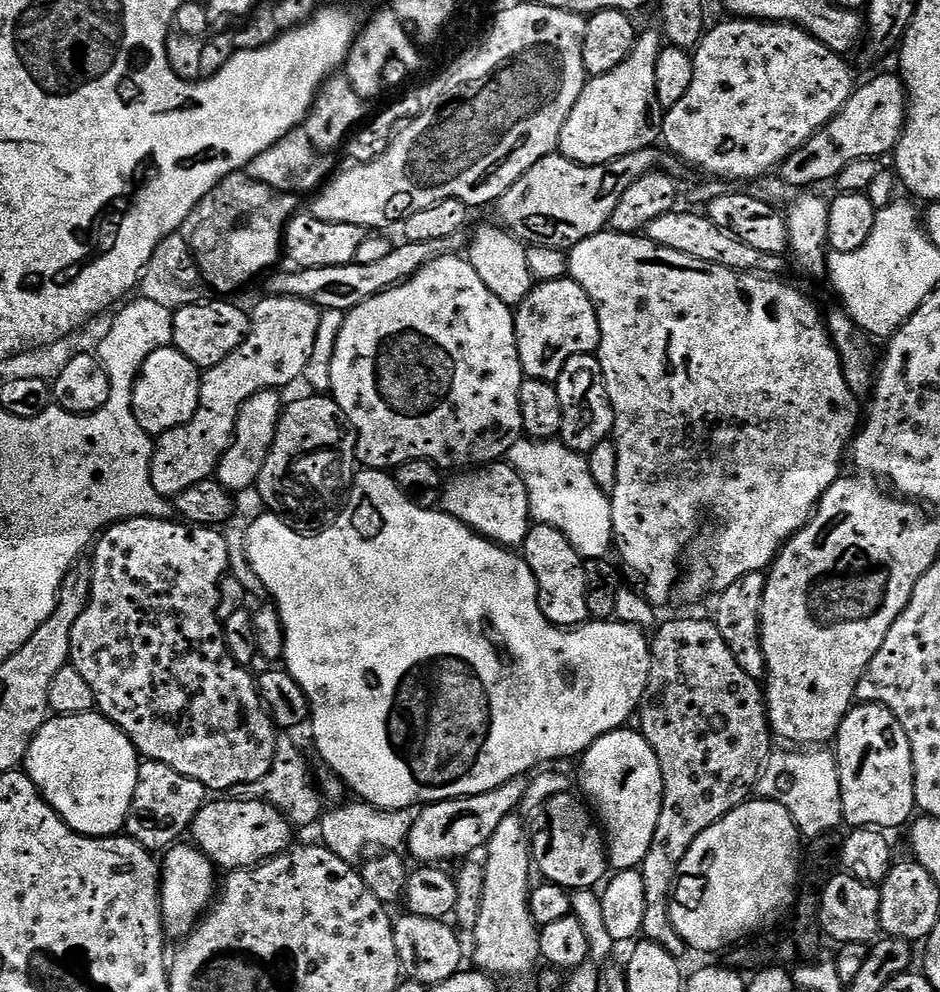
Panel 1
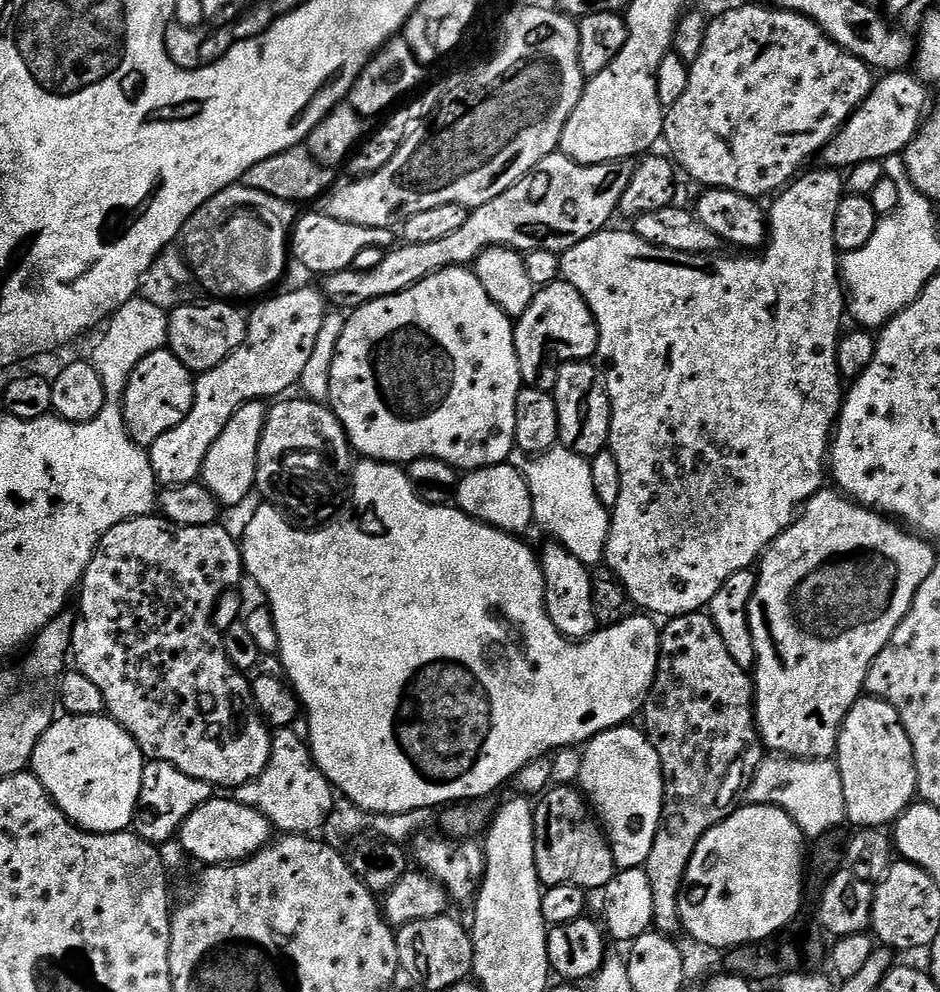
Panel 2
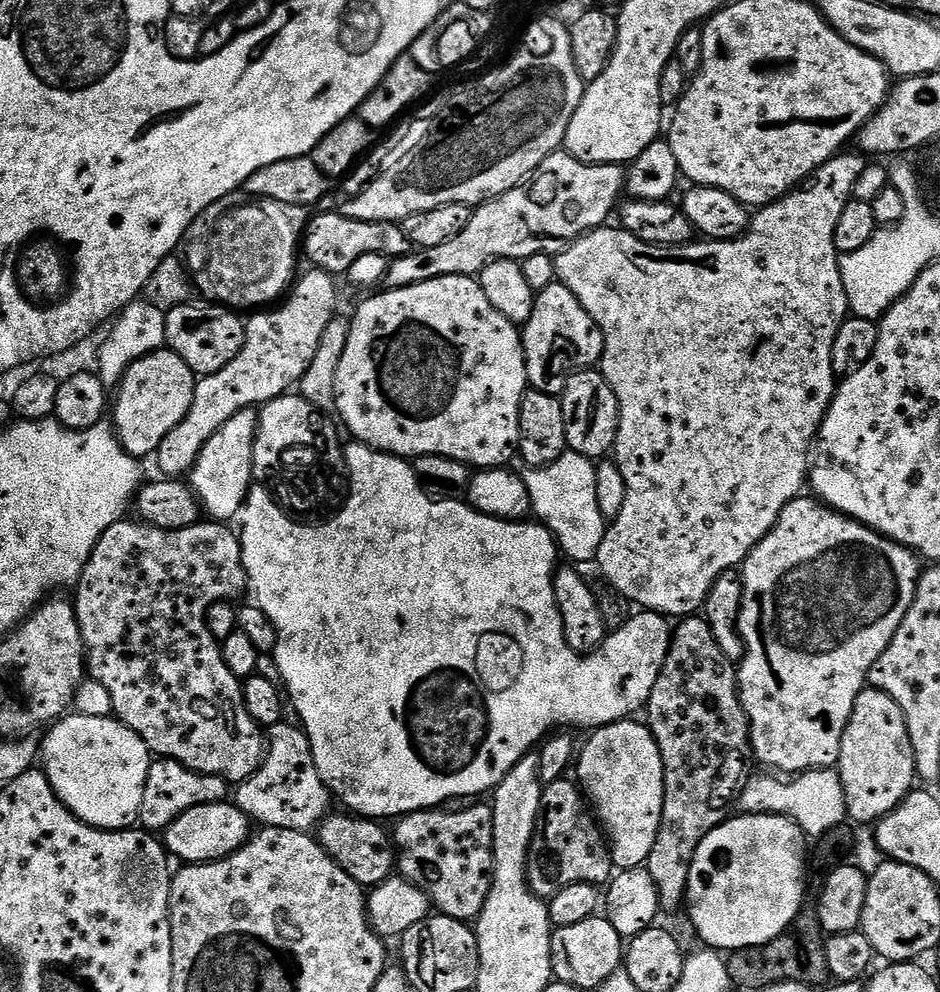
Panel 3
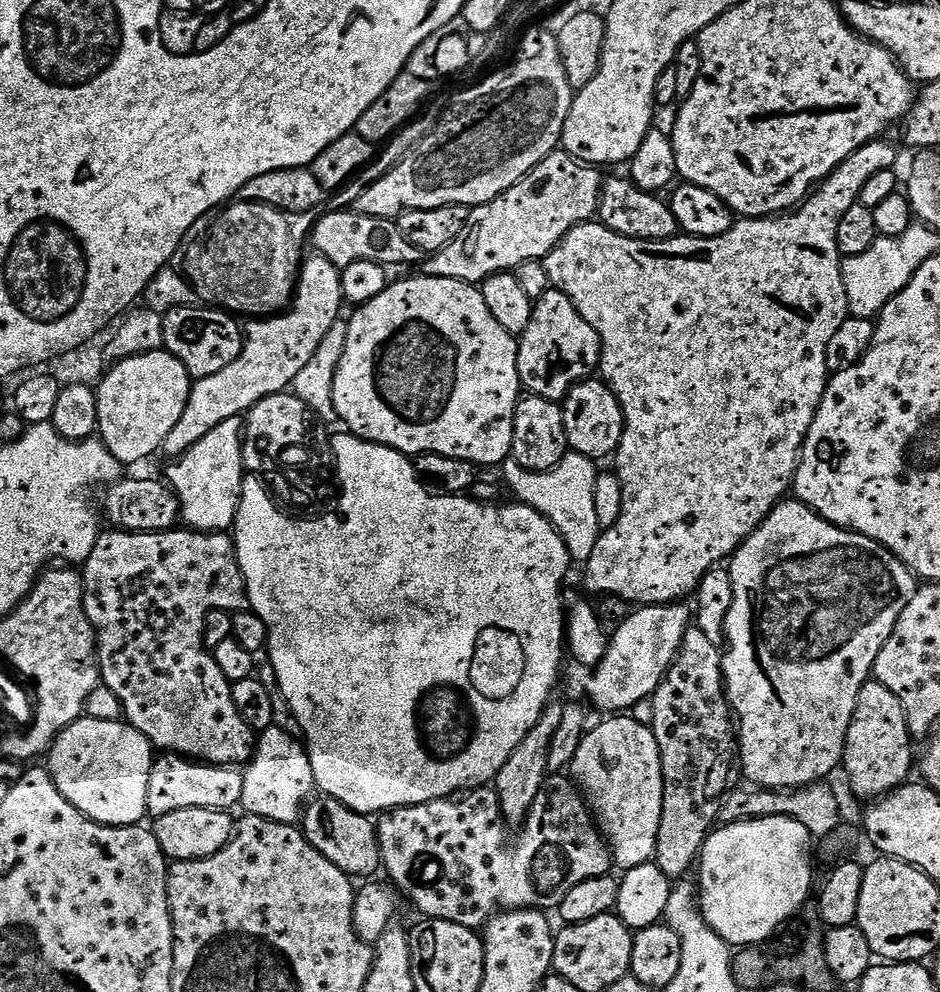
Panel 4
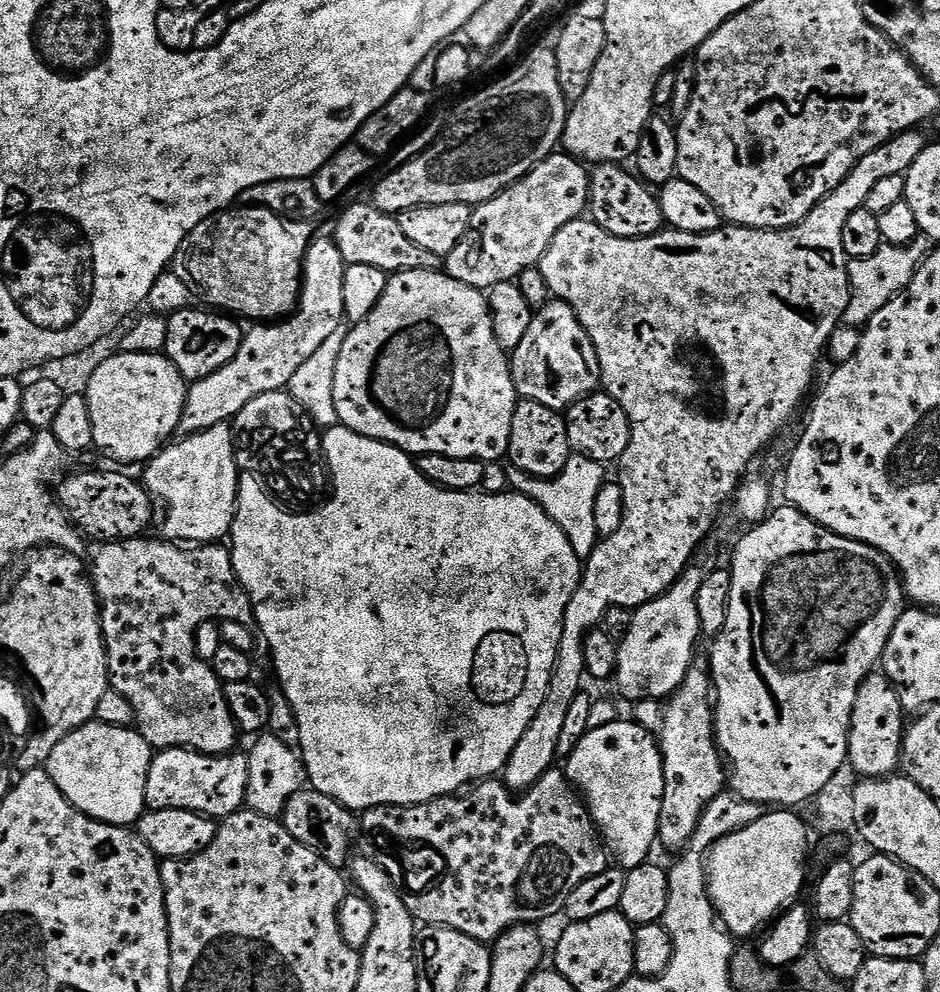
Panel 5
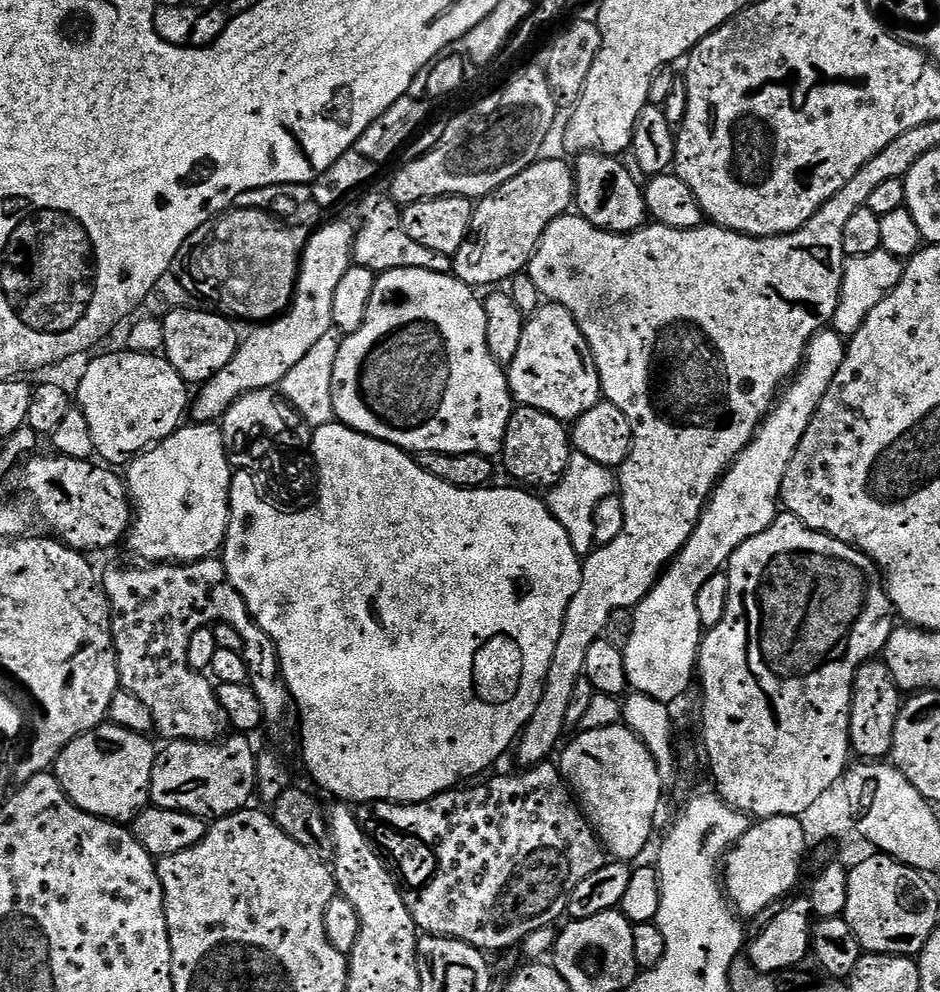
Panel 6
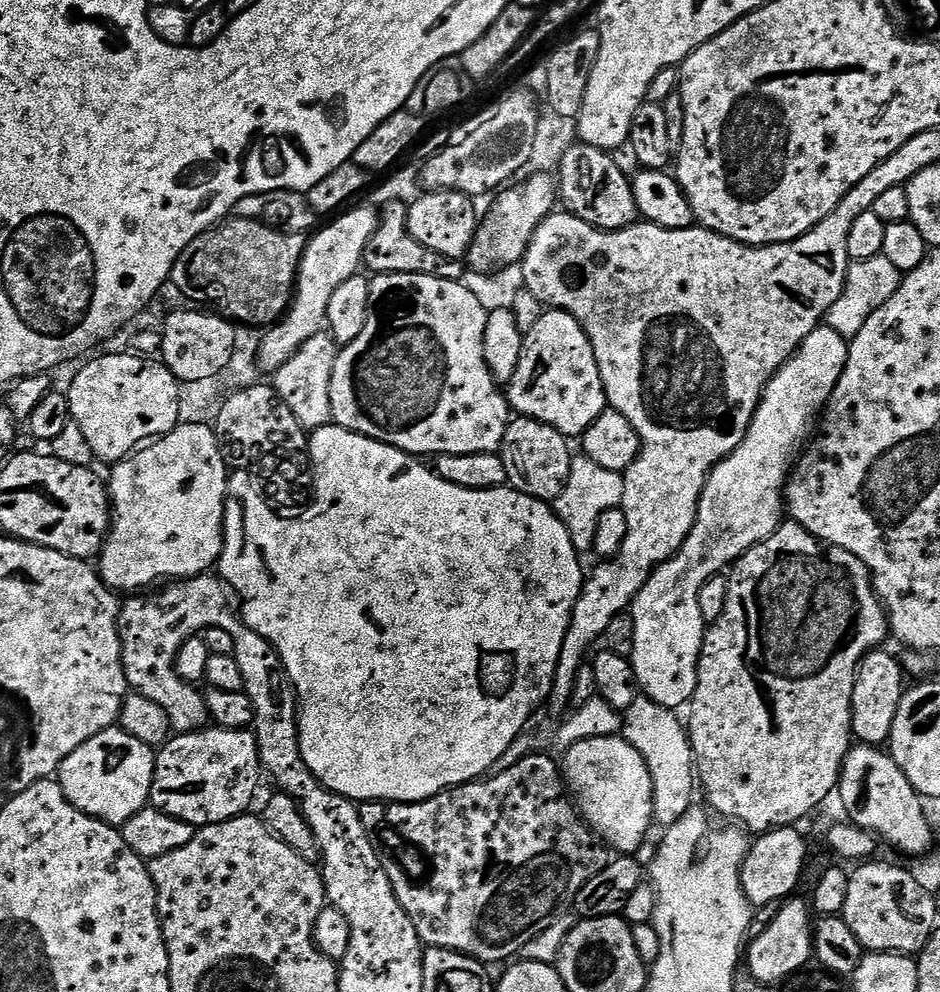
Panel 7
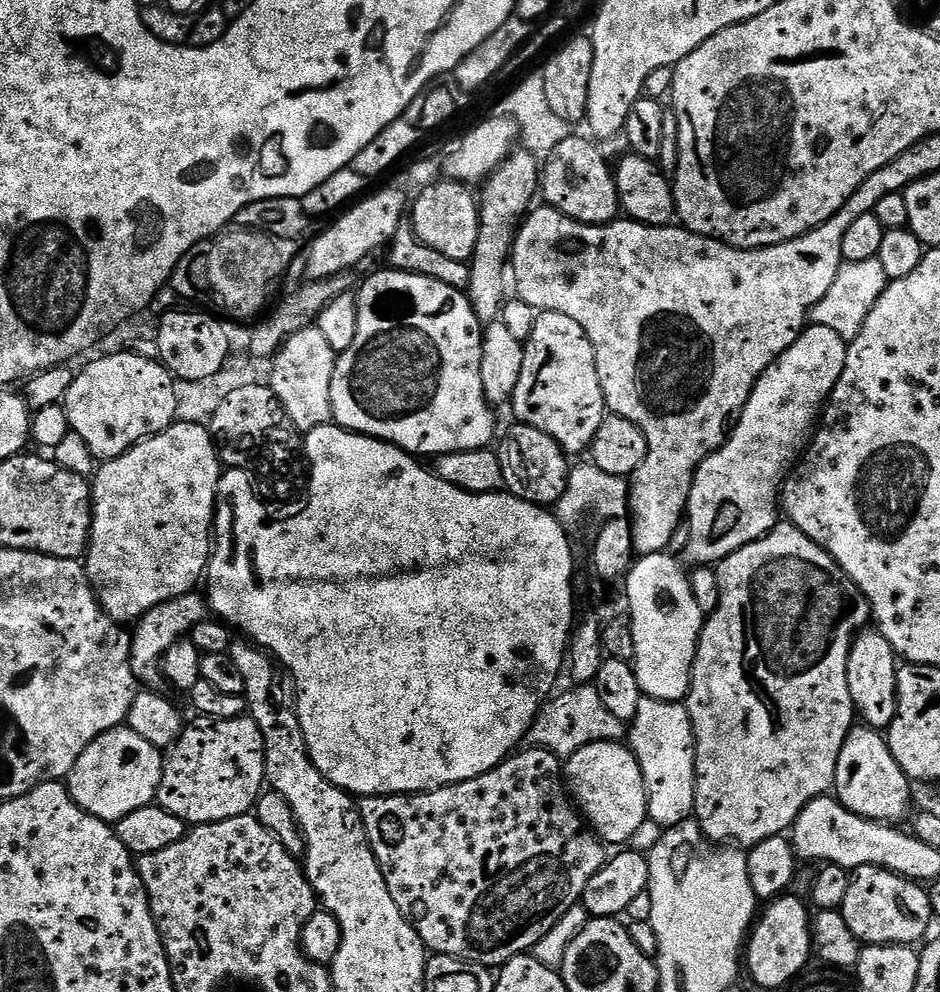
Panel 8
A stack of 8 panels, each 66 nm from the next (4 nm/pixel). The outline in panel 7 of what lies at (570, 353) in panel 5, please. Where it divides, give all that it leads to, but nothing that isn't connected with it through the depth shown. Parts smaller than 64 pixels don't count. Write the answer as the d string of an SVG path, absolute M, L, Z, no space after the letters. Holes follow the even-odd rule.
M546 310L542 318L538 318L534 330L524 333L522 358L518 358L518 370L514 370L514 378L506 385L506 395L511 411L516 416L546 422L546 426L554 426L554 430L569 438L583 437L585 430L609 407L608 396L598 374L598 362L594 358L592 343L571 314Z

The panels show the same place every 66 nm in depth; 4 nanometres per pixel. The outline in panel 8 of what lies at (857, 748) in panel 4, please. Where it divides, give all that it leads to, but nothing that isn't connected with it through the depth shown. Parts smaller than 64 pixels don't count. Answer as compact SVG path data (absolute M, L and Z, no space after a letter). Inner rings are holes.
M861 630L852 642L848 663L850 698L856 708L856 716L864 719L861 721L867 727L887 730L898 710L898 657L880 631L868 631Z

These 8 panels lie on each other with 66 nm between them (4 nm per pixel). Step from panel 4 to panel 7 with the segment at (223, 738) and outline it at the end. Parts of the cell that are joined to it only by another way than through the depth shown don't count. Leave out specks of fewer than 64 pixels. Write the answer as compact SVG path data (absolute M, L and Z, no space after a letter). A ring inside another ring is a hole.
M216 574L191 576L189 580L169 583L160 590L160 593L152 590L147 595L133 595L129 599L132 601L123 605L119 622L124 673L131 691L141 692L152 702L158 702L158 706L170 714L173 733L194 732L207 725L208 707L203 693L178 674L177 654L190 637L203 633L208 627L224 626L219 615L232 613L232 594Z

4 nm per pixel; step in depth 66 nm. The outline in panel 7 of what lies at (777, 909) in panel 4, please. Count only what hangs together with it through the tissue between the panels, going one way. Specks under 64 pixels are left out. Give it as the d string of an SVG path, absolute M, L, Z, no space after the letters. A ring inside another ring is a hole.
M796 826L773 828L771 832L757 835L751 841L748 856L740 871L742 890L753 906L772 904L791 897L792 892L802 884L804 866L809 859L810 851L804 845L804 836Z

